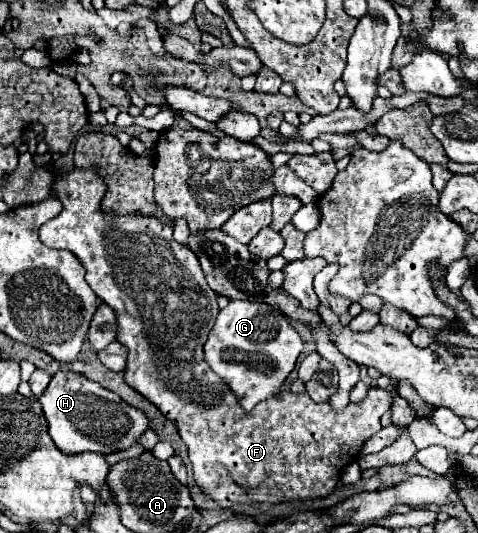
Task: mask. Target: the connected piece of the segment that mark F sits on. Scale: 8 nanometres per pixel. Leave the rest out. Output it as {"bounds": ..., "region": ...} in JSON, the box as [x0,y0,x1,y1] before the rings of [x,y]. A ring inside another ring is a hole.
{"bounds":[38,168,398,512],"region":[[[50,168],[50,170],[54,170],[54,182],[52,182],[50,190],[52,190],[52,194],[62,202],[62,212],[60,212],[54,220],[46,222],[46,224],[40,228],[38,236],[40,236],[42,244],[46,244],[48,248],[70,250],[74,256],[78,256],[80,264],[86,268],[86,282],[90,284],[90,288],[94,290],[94,294],[96,294],[104,304],[108,304],[108,306],[114,310],[114,314],[116,314],[116,324],[118,324],[116,340],[118,340],[122,346],[128,348],[128,360],[126,360],[126,368],[124,368],[124,372],[122,372],[122,374],[124,374],[124,382],[126,382],[128,386],[132,386],[138,394],[142,394],[146,400],[150,400],[150,402],[164,414],[164,418],[170,420],[170,422],[178,428],[178,434],[180,434],[180,438],[184,440],[184,444],[186,444],[186,448],[188,448],[188,458],[190,458],[190,462],[192,462],[194,480],[196,480],[196,484],[200,486],[200,490],[202,490],[204,494],[208,494],[212,500],[216,500],[218,506],[224,508],[224,510],[226,510],[226,508],[232,508],[234,504],[254,504],[254,502],[258,502],[258,504],[262,506],[262,512],[266,512],[270,506],[274,506],[274,504],[278,504],[278,502],[292,502],[292,500],[298,500],[298,498],[300,498],[300,500],[308,500],[308,498],[312,500],[312,498],[326,498],[326,496],[330,496],[330,494],[336,490],[336,482],[338,482],[342,470],[344,470],[348,464],[352,464],[352,462],[358,460],[364,442],[366,442],[372,434],[376,434],[376,432],[382,428],[382,426],[380,426],[380,416],[382,416],[386,410],[390,410],[390,406],[392,406],[392,396],[394,396],[394,390],[396,390],[398,380],[390,380],[390,388],[388,388],[388,390],[380,390],[378,386],[376,386],[376,388],[370,388],[368,394],[366,394],[366,398],[364,398],[362,402],[356,402],[356,404],[350,402],[344,410],[334,410],[334,408],[330,408],[328,402],[314,402],[306,392],[294,394],[294,392],[288,390],[288,392],[284,392],[284,394],[280,392],[280,394],[270,396],[268,400],[264,400],[262,404],[258,404],[254,410],[246,412],[246,410],[238,404],[238,398],[236,398],[236,394],[228,388],[228,384],[226,384],[222,378],[218,378],[218,376],[210,370],[210,366],[206,364],[206,360],[204,360],[204,342],[206,342],[208,332],[212,330],[212,326],[214,326],[214,322],[216,322],[220,310],[218,310],[218,302],[216,302],[218,294],[208,286],[208,282],[206,282],[206,278],[204,278],[204,272],[202,272],[202,268],[200,268],[200,262],[198,262],[196,254],[194,254],[188,246],[178,244],[178,242],[172,238],[172,226],[166,224],[166,222],[162,222],[162,220],[158,220],[156,216],[142,216],[142,212],[116,214],[116,212],[102,210],[100,204],[102,204],[102,198],[104,198],[104,194],[106,194],[106,184],[104,184],[104,180],[98,176],[98,168],[70,168],[70,170],[64,170],[64,168],[58,168],[58,170],[56,170],[56,168]]]}

